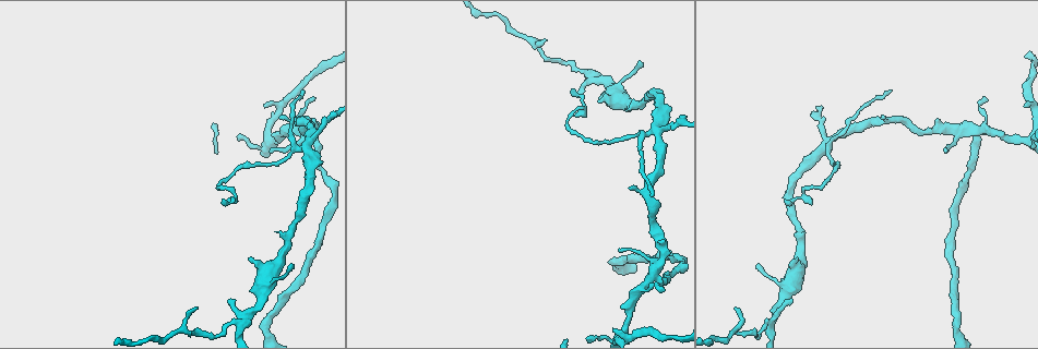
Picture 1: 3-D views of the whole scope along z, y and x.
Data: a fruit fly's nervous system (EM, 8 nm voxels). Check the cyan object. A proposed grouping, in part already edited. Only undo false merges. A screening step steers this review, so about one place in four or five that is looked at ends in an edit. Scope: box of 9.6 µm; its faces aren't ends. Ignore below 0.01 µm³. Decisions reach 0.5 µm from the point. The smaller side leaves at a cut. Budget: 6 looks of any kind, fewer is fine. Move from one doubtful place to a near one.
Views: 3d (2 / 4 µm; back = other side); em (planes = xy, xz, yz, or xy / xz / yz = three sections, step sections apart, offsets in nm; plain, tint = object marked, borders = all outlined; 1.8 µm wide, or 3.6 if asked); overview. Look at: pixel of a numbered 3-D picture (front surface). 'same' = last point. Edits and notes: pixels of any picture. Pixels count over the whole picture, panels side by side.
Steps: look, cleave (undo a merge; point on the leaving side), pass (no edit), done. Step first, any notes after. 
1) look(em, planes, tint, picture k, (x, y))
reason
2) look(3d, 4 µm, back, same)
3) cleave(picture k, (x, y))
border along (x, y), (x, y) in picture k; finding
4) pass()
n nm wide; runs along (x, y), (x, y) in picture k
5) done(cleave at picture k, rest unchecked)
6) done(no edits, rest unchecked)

look(3d, 2 µm, picture 1, (658, 128))
sharp bend

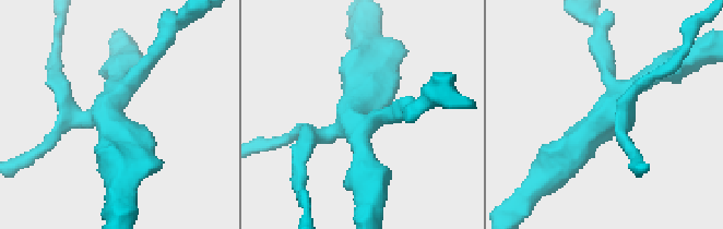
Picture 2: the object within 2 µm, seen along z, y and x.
look(em, xz, step 16, tint, picture 2, (355, 117))

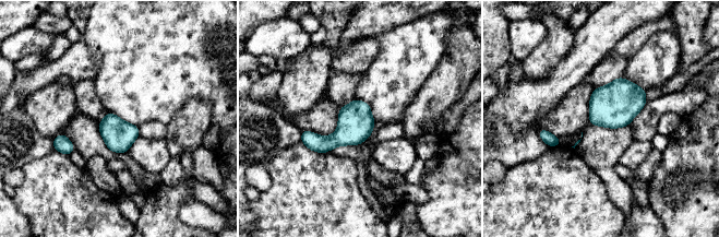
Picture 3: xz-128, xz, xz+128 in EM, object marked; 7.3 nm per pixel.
look(em, planes, borders, same)
another direction

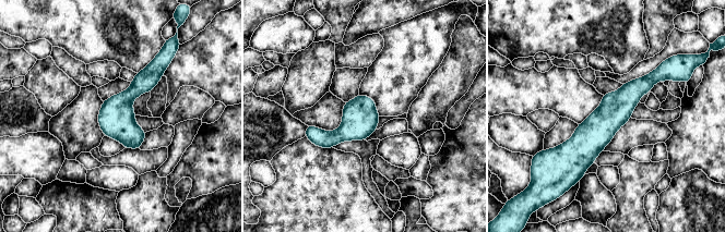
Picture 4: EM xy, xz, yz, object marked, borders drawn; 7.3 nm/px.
pass()
240 nm wide; runs along (660, 76), (574, 151), (554, 151) in picture 4; one neuron here

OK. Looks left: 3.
look(3d, 4 µm, back, picture 1, (971, 127))
sharp bend

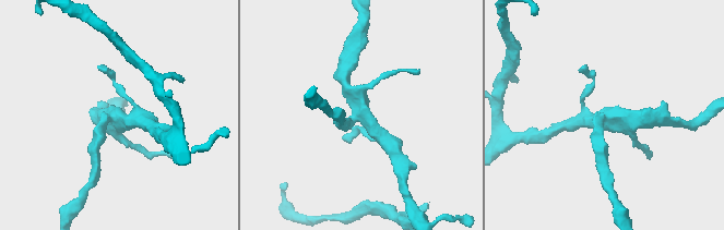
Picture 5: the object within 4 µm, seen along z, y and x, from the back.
look(em, planes, tint, picture 5, (114, 115))
now the EM

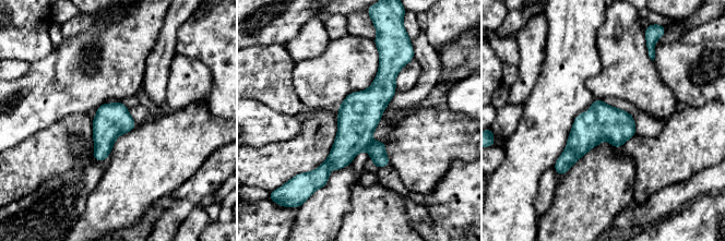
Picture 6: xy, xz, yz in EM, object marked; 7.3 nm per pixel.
cleave(picture 6, (377, 151))
border along (371, 143), (366, 148) in picture 6; a second neuron is stuck on

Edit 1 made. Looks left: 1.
look(em, 3.6 µm, planes, tint, picture 1, (261, 299))
thick turns thin

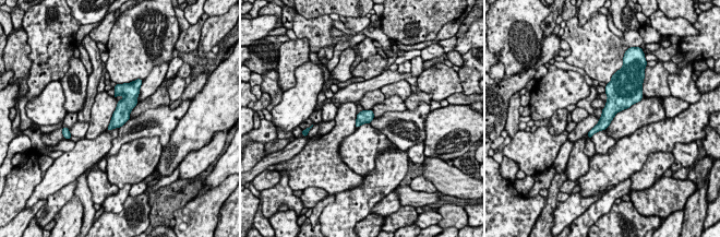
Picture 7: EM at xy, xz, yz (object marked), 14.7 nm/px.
pass()
one neuron here

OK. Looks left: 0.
done(cleave at picture 6, rest unchecked)

